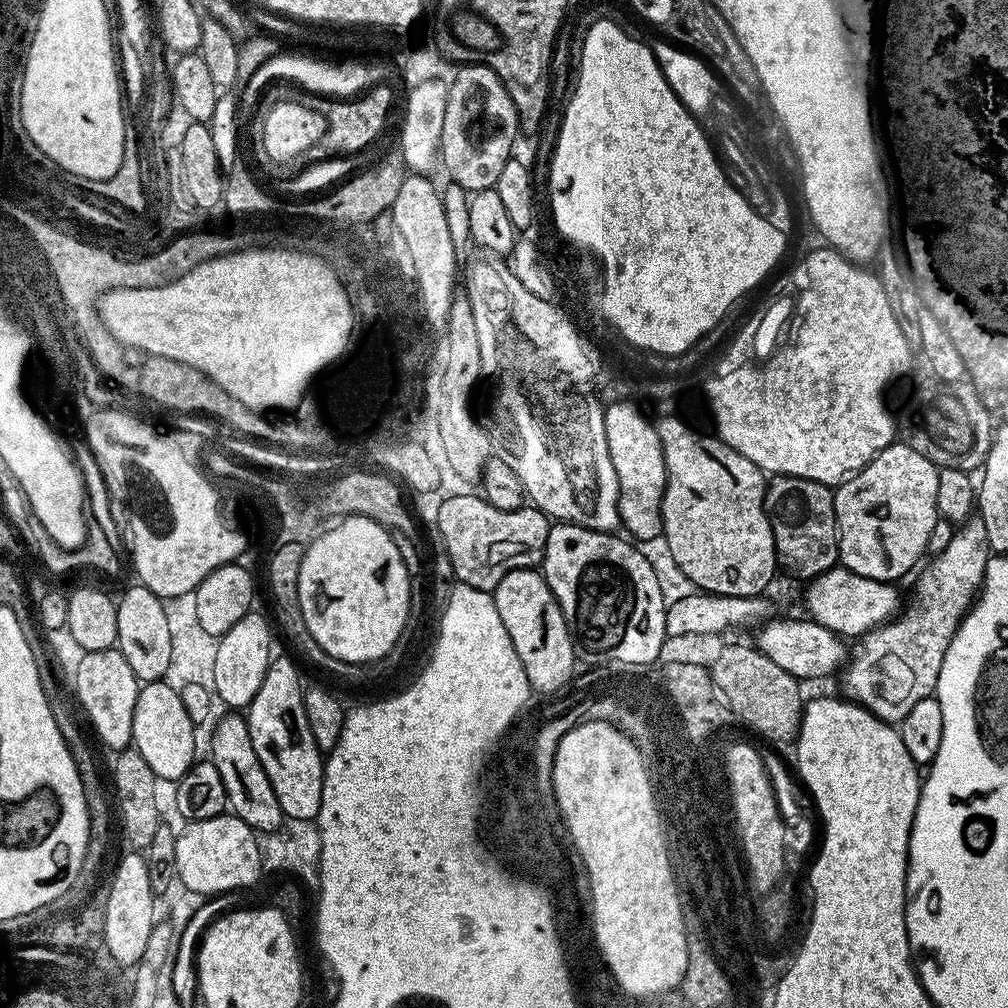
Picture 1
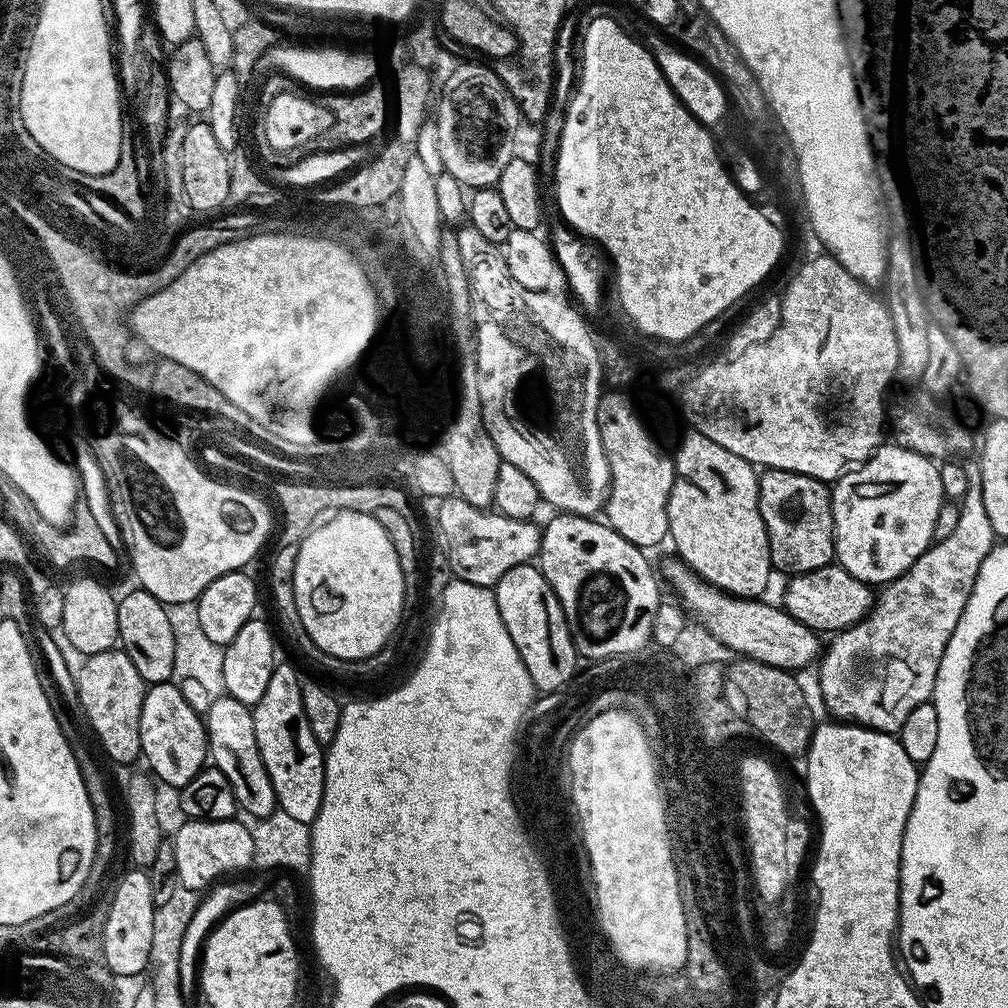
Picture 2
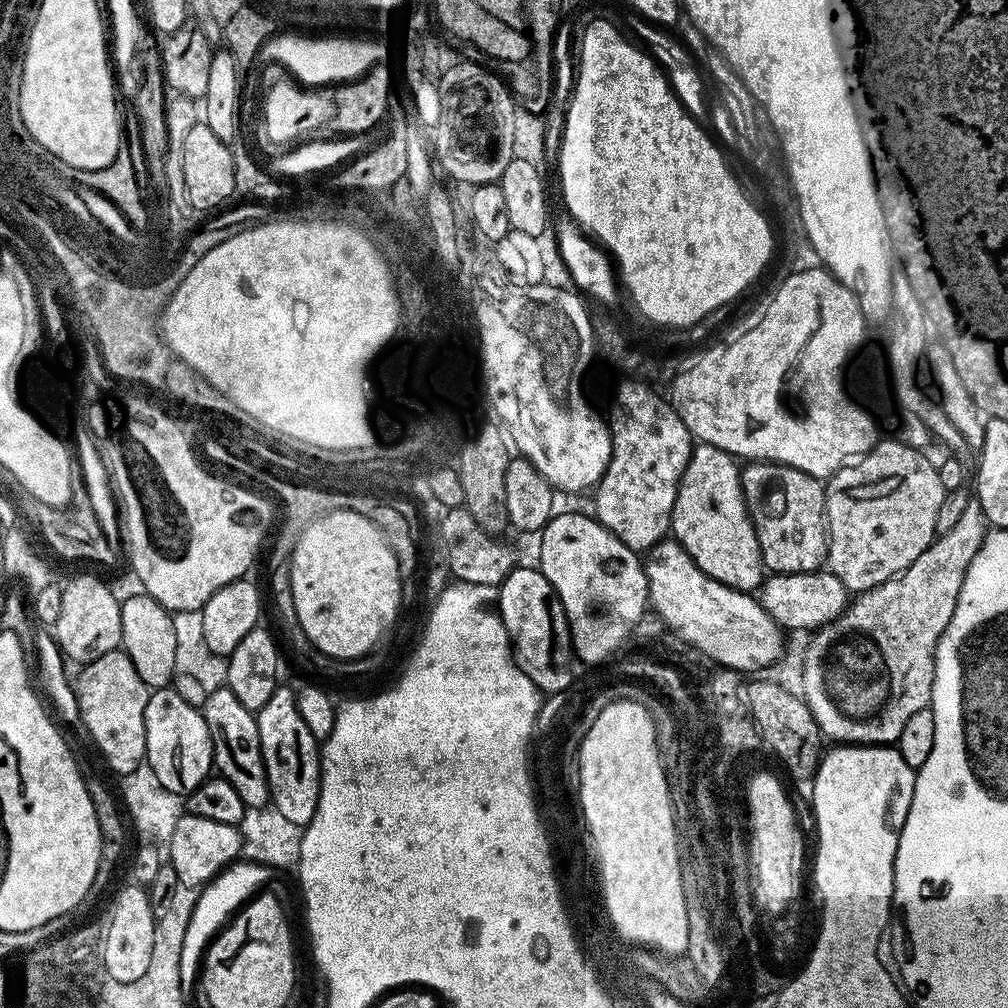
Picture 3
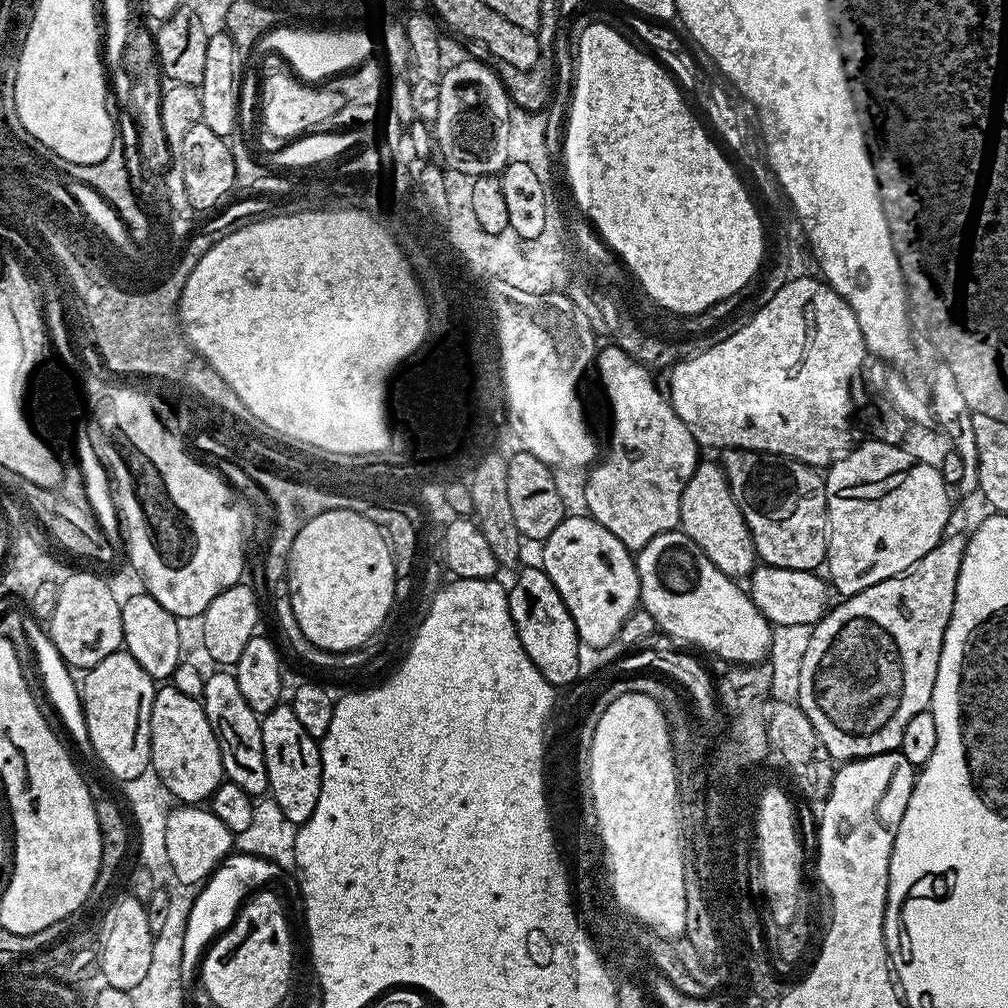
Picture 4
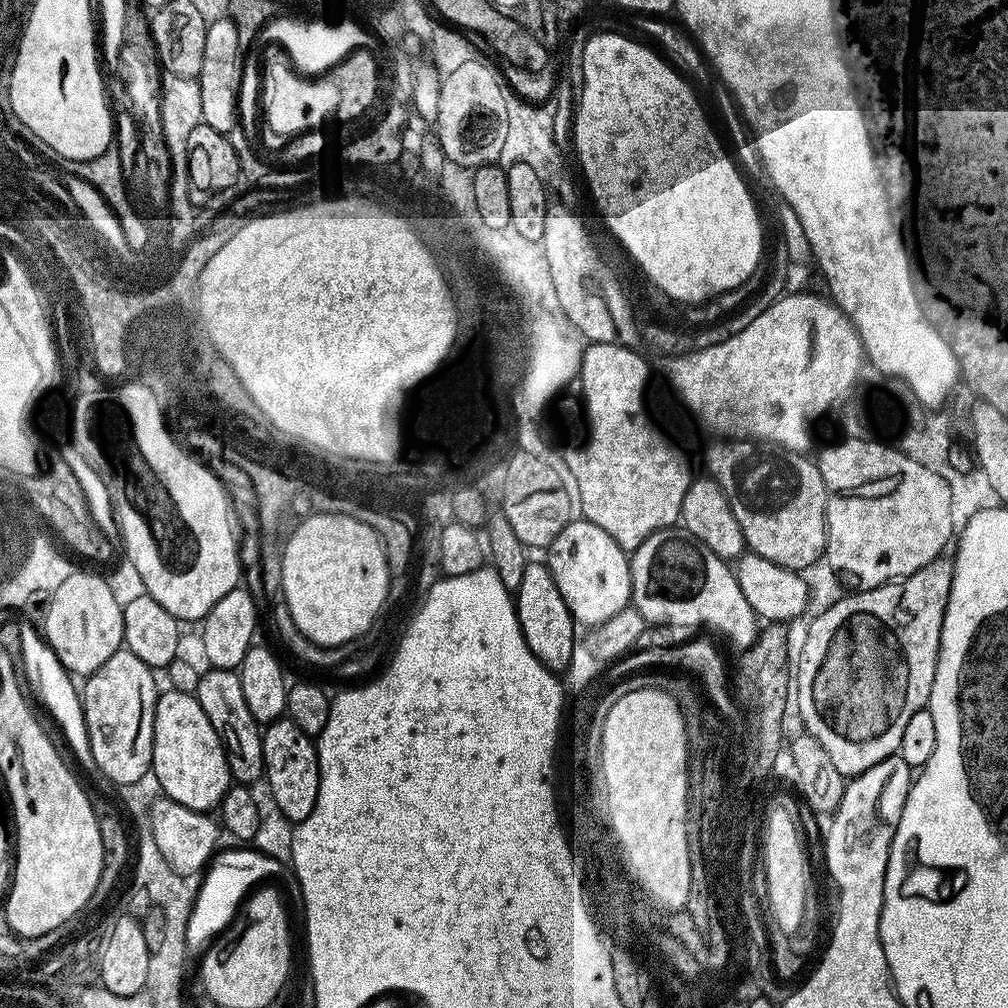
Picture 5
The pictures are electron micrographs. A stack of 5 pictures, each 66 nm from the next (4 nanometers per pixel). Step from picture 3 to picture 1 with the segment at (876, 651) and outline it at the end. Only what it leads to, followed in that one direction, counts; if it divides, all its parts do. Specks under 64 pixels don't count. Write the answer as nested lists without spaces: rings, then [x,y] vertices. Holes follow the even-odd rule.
[[[978,518],[961,523],[946,550],[933,555],[929,564],[925,563],[919,569],[920,577],[916,580],[908,609],[906,604],[903,611],[888,623],[871,628],[853,643],[856,644],[853,648],[851,645],[850,655],[842,668],[843,695],[893,726],[906,718],[910,706],[933,695],[942,670],[942,658],[946,658],[946,650],[961,620],[983,585],[986,566],[992,555],[984,523]]]

